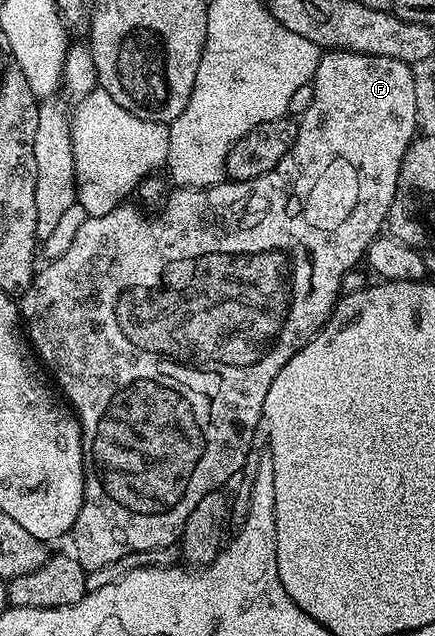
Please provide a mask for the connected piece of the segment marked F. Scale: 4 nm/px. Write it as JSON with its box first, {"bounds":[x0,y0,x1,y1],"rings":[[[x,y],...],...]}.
{"bounds":[18,50,418,571],"rings":[[[328,50],[321,53],[311,85],[310,106],[299,115],[294,144],[273,170],[245,182],[225,180],[210,188],[182,186],[173,189],[173,194],[163,199],[160,214],[153,218],[147,218],[142,211],[129,204],[116,206],[106,212],[106,216],[88,217],[82,228],[78,228],[70,248],[66,248],[62,256],[45,261],[37,269],[30,288],[19,295],[18,305],[26,337],[51,381],[80,419],[84,449],[84,499],[78,520],[74,520],[72,525],[70,539],[74,557],[84,565],[85,571],[114,564],[130,553],[161,552],[167,546],[175,547],[184,533],[184,518],[190,516],[192,509],[198,505],[200,495],[224,488],[232,477],[236,478],[245,469],[247,454],[258,438],[256,429],[259,431],[262,426],[266,392],[270,392],[274,376],[282,372],[286,360],[290,360],[294,352],[327,327],[328,318],[342,294],[340,285],[344,274],[361,265],[368,246],[385,229],[402,160],[412,139],[418,134],[411,65],[393,58],[355,54],[349,50]]]}

